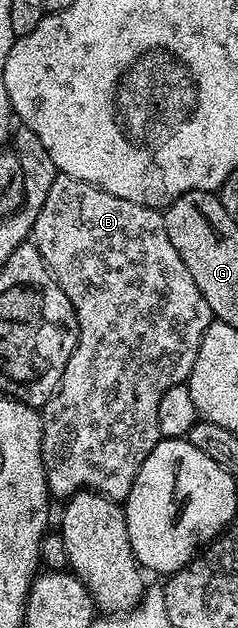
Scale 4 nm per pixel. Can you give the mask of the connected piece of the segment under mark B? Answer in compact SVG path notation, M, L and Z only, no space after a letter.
M61 173L56 177L56 181L52 181L52 189L44 201L44 209L40 209L40 217L36 217L32 236L34 248L42 255L60 289L68 293L68 301L72 301L72 309L78 318L78 347L64 369L57 391L40 411L42 464L46 470L46 485L55 500L65 501L78 491L85 490L96 491L107 499L115 501L124 501L128 497L132 489L132 481L136 481L136 473L140 473L140 465L144 465L144 457L152 453L160 438L156 421L156 409L160 409L160 397L164 397L164 393L168 393L172 385L186 383L189 380L192 365L196 361L196 353L200 353L200 341L212 322L208 301L204 301L204 293L196 289L196 281L192 281L192 273L188 273L184 261L180 261L180 253L176 253L172 241L168 241L168 229L164 229L162 217L161 210L136 205L136 201L124 201L124 197L112 197L112 193L104 189L93 187L91 183L85 183L76 177L68 177Z

